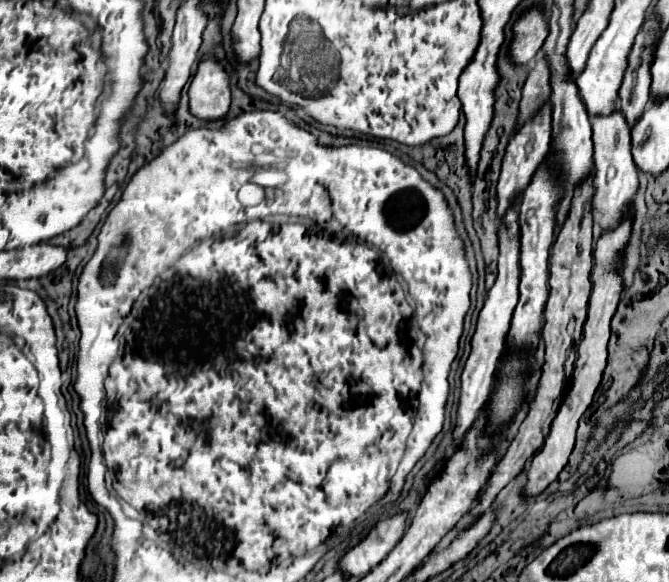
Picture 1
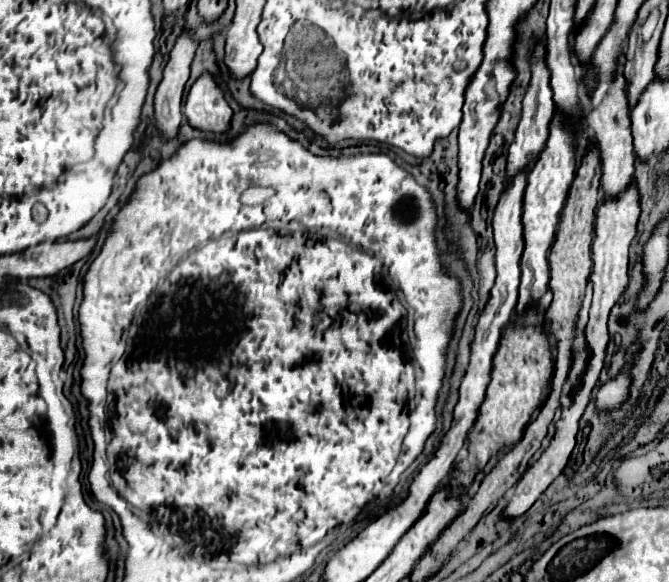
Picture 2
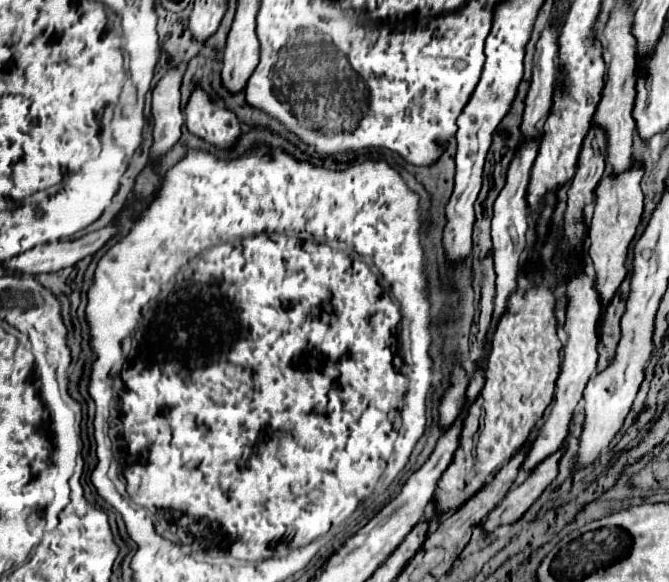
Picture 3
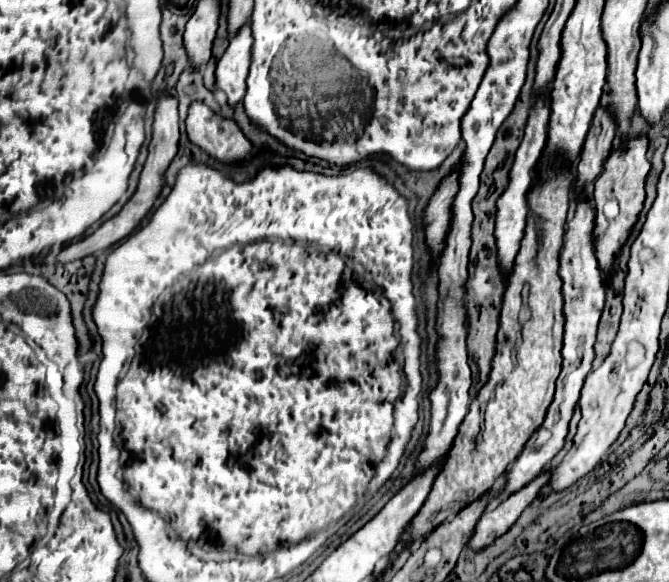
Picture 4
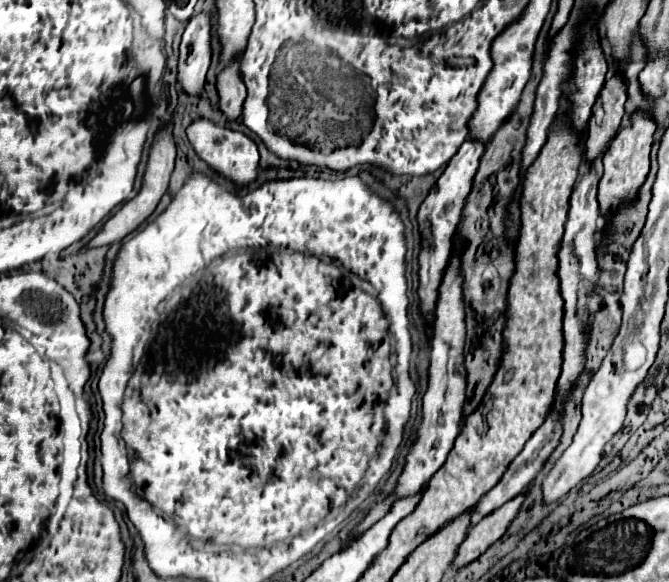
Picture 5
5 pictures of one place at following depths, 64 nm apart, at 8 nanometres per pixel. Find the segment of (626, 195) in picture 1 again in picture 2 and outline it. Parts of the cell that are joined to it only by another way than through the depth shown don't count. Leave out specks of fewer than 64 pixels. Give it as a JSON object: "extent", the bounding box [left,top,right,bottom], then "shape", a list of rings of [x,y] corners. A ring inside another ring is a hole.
{"extent":[586,68,634,196],"shape":[[[622,68],[616,72],[616,76],[610,82],[608,92],[604,94],[602,102],[586,114],[586,124],[590,126],[590,132],[594,130],[596,144],[602,158],[602,192],[604,196],[622,192],[634,178],[634,146],[632,146],[632,122],[630,122],[630,108],[628,108],[628,96],[624,94],[624,74]]]}

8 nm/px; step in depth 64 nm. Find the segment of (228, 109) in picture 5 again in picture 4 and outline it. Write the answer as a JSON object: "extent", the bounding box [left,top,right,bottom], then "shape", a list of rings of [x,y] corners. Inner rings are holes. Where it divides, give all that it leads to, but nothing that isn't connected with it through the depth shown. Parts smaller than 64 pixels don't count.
{"extent":[216,26,250,106],"shape":[[[250,26],[242,28],[240,34],[230,40],[228,50],[216,68],[216,86],[226,94],[228,106],[236,106],[246,96],[246,76],[250,66]]]}

